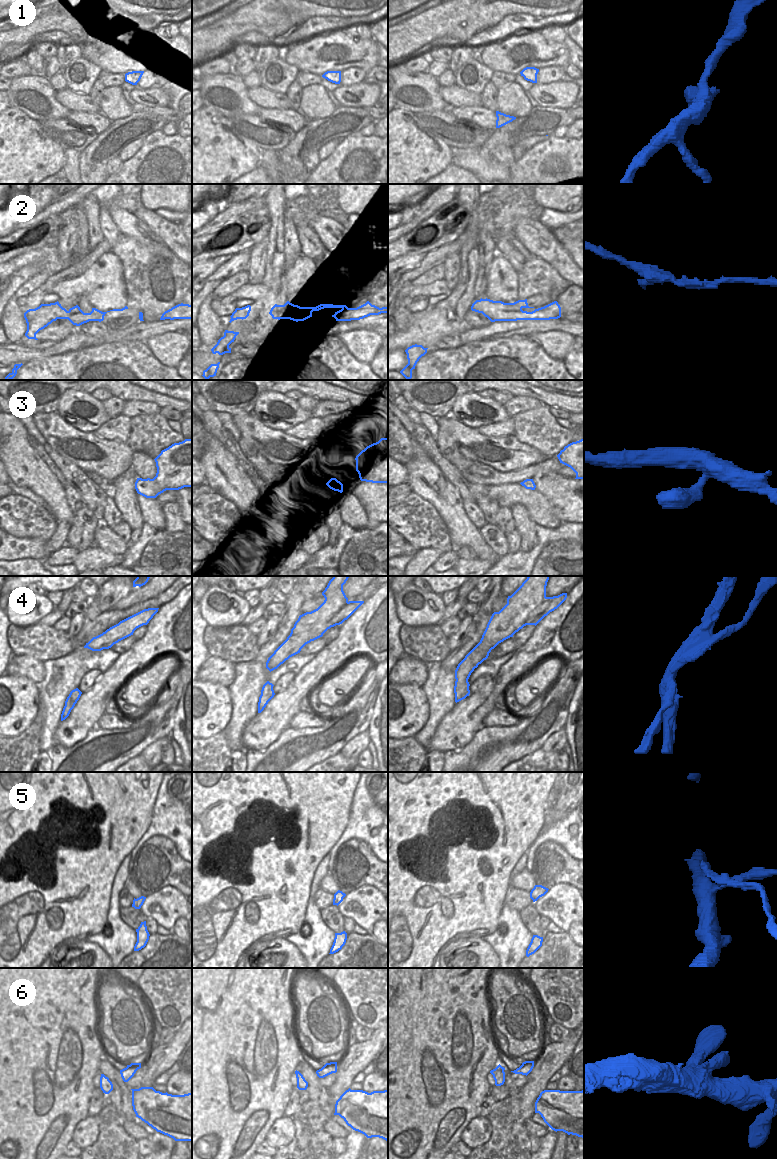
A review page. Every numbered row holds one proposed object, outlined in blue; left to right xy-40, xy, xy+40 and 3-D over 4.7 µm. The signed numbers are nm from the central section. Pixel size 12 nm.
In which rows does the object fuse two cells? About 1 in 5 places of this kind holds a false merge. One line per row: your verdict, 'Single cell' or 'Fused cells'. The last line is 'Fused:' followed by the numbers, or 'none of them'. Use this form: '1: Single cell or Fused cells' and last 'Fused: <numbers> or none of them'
1: Single cell
2: Single cell
3: Single cell
4: Fused cells
5: Fused cells
6: Single cell
Fused: 4, 5.

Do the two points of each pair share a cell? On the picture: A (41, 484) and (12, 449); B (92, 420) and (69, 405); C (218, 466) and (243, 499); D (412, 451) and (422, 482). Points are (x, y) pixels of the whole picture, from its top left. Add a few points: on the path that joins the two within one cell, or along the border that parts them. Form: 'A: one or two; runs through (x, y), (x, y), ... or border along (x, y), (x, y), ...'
A: one; runs through (35, 475), (19, 458)
B: one; runs through (99, 410), (91, 402), (79, 399)
C: one; runs through (224, 474), (241, 491)
D: two; border along (428, 457), (424, 460), (410, 460), (405, 465)

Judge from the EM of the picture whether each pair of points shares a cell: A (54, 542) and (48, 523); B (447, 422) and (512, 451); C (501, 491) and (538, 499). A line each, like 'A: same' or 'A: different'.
A: different
B: same
C: same

